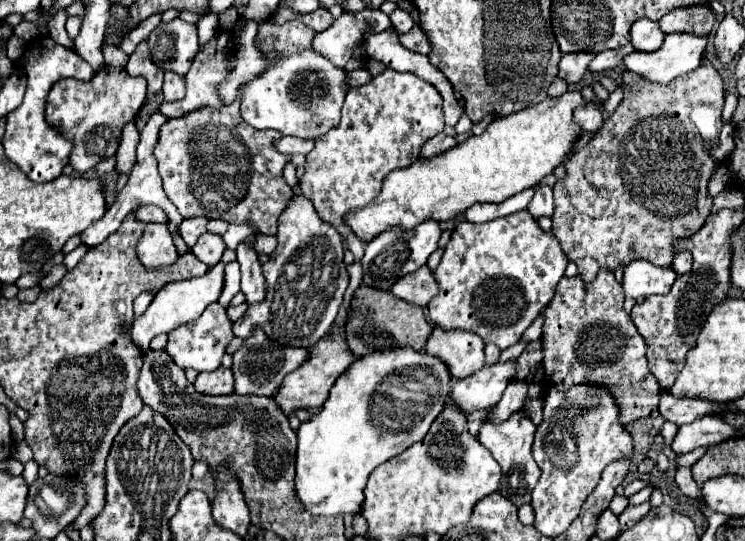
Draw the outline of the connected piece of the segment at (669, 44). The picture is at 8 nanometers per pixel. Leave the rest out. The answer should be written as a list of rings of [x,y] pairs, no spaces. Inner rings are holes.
[[[688,32],[666,34],[664,44],[658,50],[650,54],[632,52],[624,58],[624,64],[630,72],[636,72],[660,84],[668,84],[674,78],[700,66],[706,52],[706,44],[708,36]]]

